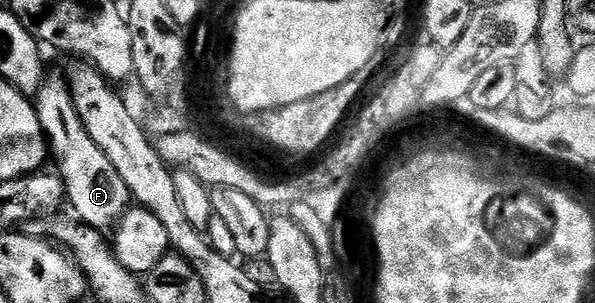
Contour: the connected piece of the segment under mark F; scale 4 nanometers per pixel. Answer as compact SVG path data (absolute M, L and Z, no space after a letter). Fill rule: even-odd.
M49 74L35 95L34 104L51 158L54 161L56 159L57 172L64 180L67 202L75 211L73 214L94 229L106 231L113 228L131 206L131 193L115 170L114 163L110 162L86 131L86 125L74 106L67 78L63 74Z

